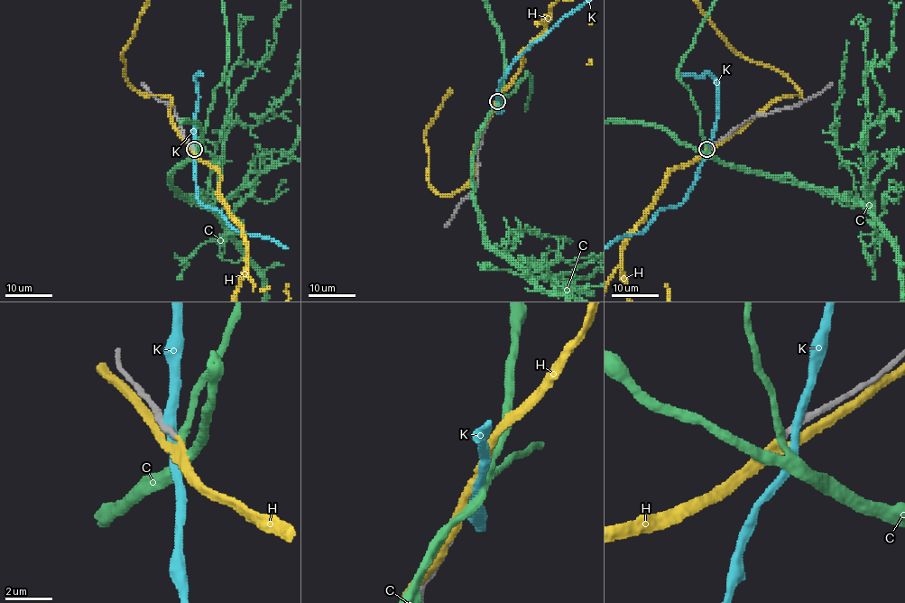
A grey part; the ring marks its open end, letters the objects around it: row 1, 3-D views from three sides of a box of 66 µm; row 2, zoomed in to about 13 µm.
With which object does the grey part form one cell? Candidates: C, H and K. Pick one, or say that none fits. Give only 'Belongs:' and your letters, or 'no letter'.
Belongs: H

